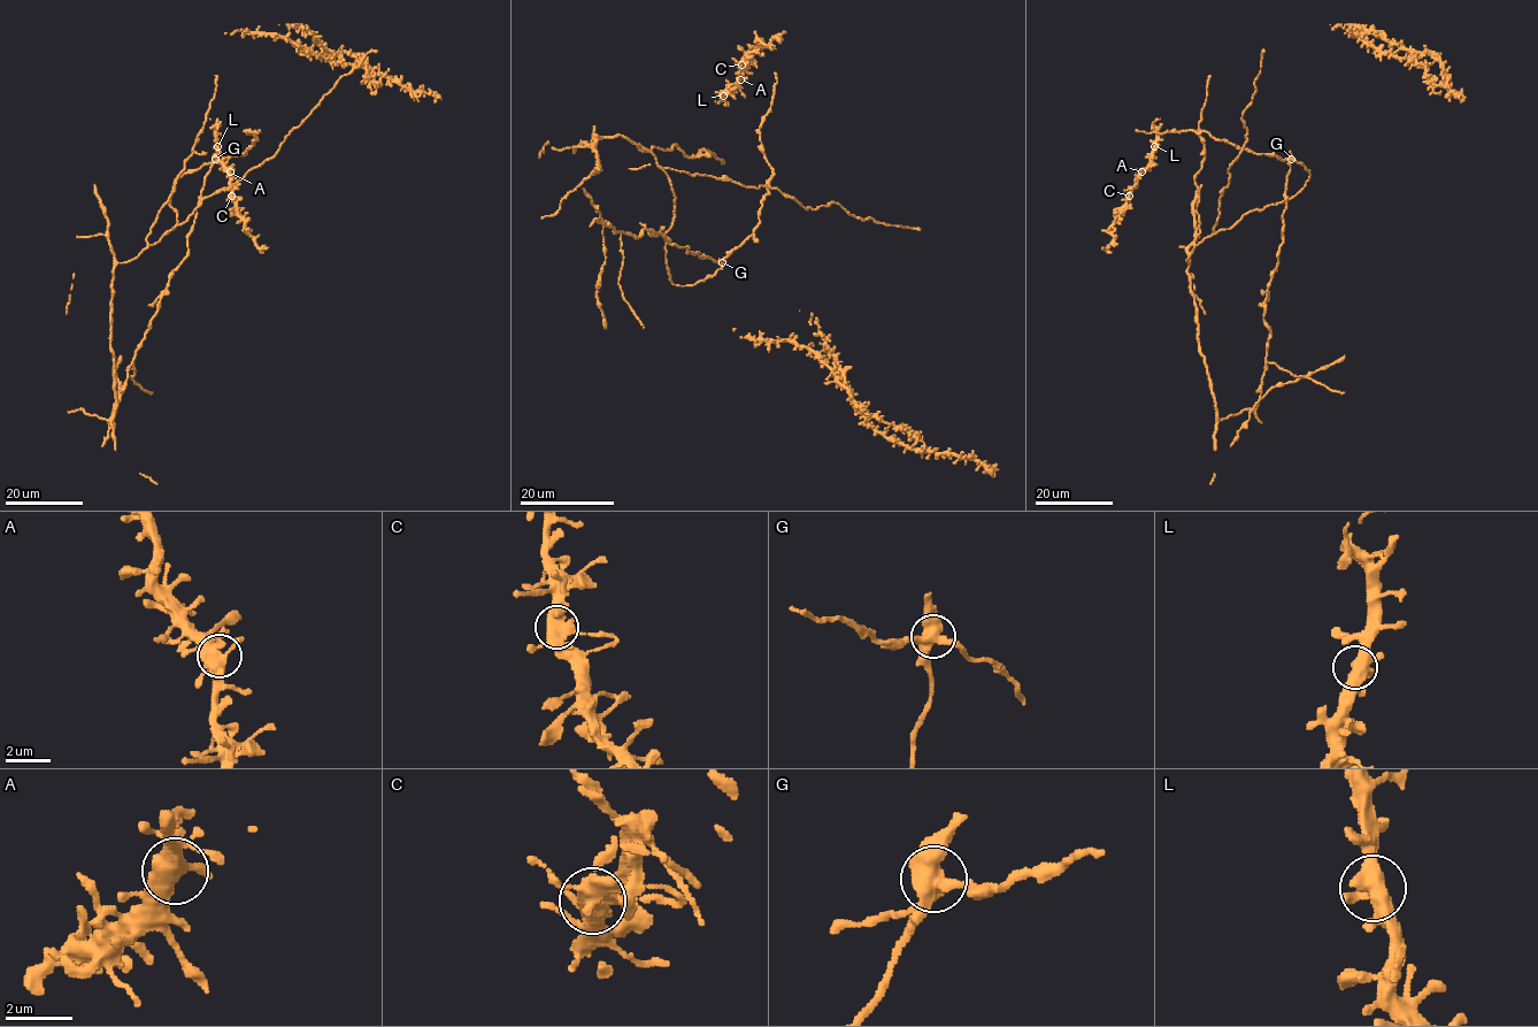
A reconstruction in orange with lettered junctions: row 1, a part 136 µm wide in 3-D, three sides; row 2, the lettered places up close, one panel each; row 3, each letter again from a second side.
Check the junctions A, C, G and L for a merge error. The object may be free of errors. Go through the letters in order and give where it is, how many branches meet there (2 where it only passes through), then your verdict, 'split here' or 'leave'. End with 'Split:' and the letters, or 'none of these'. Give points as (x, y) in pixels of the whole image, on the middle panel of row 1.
A: at (740, 79); 4 branches meet; leave
C: at (741, 64); 4 branches meet; leave
G: at (722, 262); 4 branches meet; split here
L: at (723, 96); 5 branches meet; leave
Split: G

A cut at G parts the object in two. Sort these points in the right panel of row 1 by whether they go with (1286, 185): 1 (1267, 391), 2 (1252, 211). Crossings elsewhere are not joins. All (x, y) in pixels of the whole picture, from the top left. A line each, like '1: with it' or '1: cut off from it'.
1: with it
2: cut off from it

